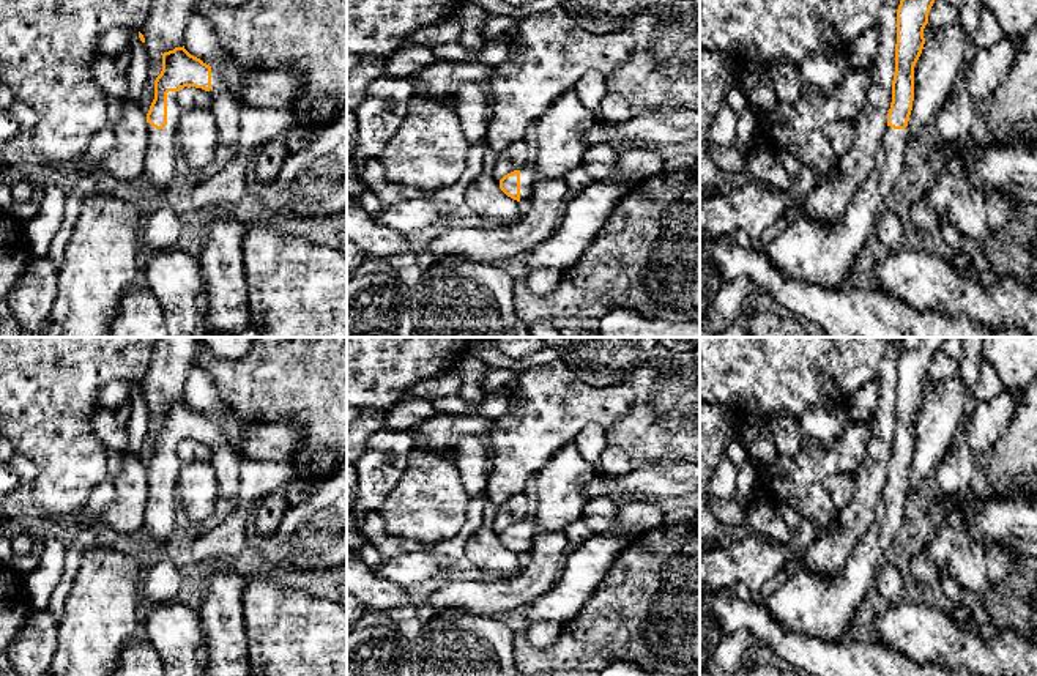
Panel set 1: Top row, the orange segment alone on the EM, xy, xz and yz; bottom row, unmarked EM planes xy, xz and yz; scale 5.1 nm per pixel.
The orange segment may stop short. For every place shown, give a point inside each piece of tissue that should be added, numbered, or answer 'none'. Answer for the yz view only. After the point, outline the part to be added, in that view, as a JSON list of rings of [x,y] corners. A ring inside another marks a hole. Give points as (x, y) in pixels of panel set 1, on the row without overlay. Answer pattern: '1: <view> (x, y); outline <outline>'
1: yz (807, 602); outline [[[886,479],[879,495],[875,518],[865,534],[857,540],[843,569],[834,577],[821,577],[801,566],[764,605],[779,626],[793,633],[810,633],[829,641],[838,641],[848,630],[851,619],[868,591],[876,586],[876,570],[886,552],[894,542],[895,533],[905,520],[908,501],[908,481]]]

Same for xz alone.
1: xz (527, 525); outline [[[533,520],[520,522],[520,556],[525,559],[531,553]]]

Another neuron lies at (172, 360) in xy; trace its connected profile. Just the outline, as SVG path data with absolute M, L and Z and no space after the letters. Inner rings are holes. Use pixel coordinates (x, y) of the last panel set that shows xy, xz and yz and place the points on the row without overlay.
M159 337L153 358L140 386L150 411L150 427L139 452L140 462L148 466L154 452L154 433L162 424L162 407L183 400L188 373L197 364L200 337Z

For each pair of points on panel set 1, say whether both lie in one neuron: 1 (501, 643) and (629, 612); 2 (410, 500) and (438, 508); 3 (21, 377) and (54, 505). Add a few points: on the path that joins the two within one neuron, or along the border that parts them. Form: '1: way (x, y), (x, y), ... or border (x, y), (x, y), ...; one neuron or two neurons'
1: border (512, 632), (512, 656), (516, 659); two neurons
2: way (416, 506), (432, 508); one neuron
3: way (44, 408), (54, 434), (54, 473); one neuron

